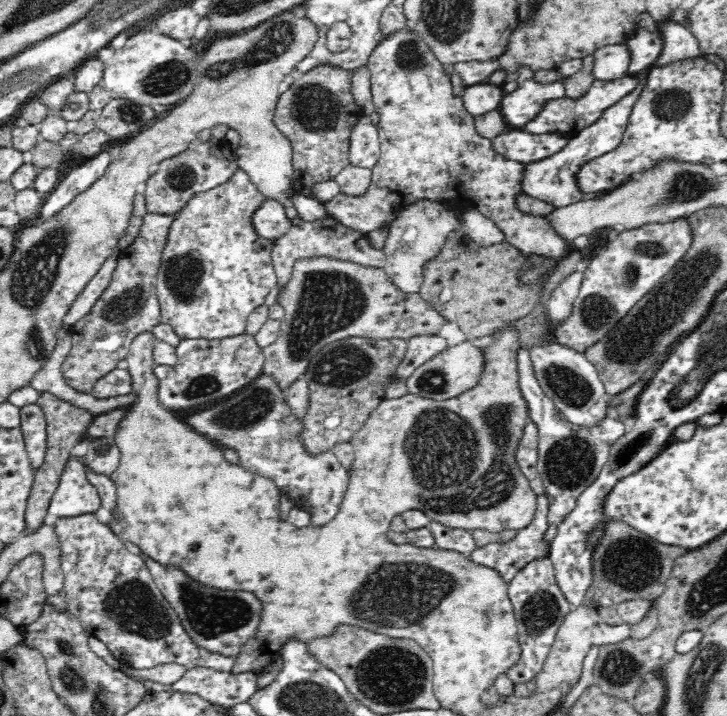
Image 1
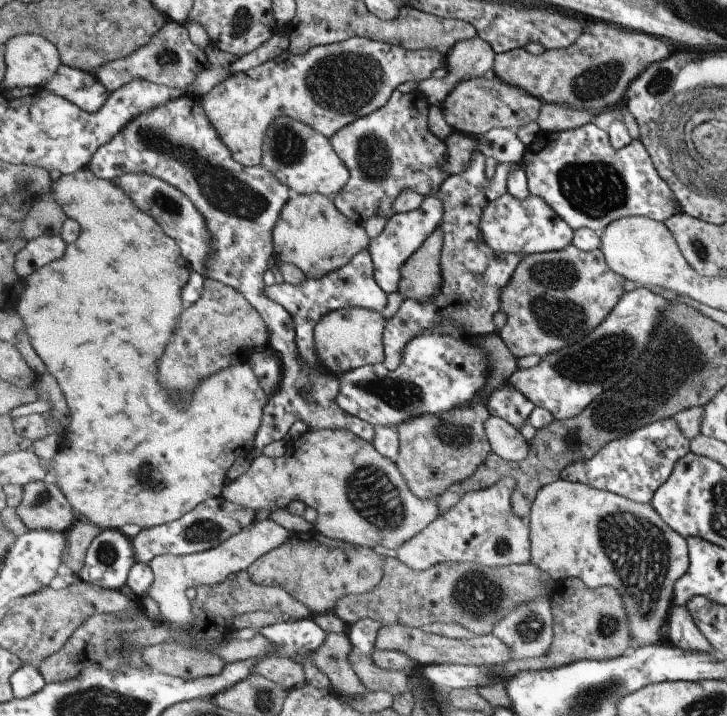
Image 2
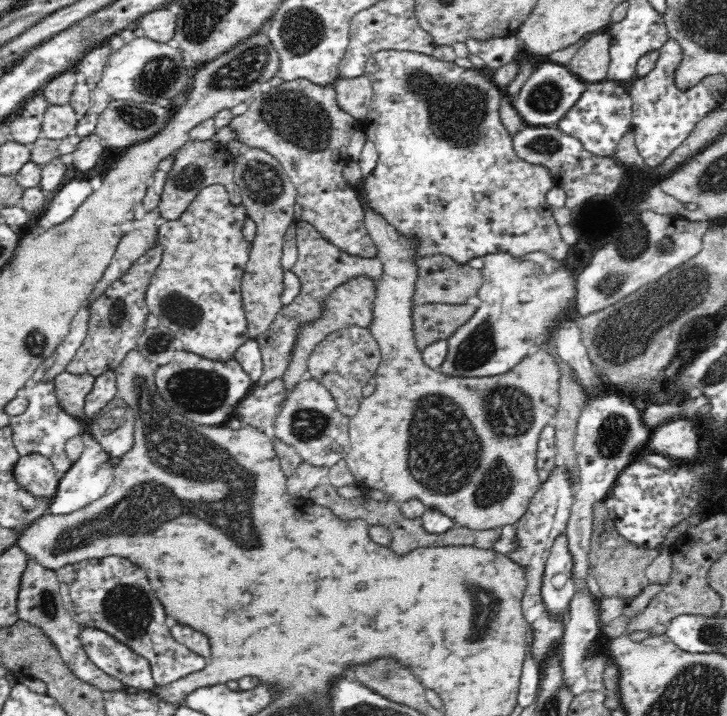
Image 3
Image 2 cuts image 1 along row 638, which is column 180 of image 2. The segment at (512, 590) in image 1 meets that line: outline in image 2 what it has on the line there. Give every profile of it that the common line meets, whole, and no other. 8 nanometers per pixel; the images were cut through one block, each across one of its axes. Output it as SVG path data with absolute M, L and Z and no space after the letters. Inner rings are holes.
M224 496L210 498L179 520L157 525L142 531L132 539L136 559L142 563L151 562L159 554L193 554L215 548L240 533L257 521L255 509L242 507Z

